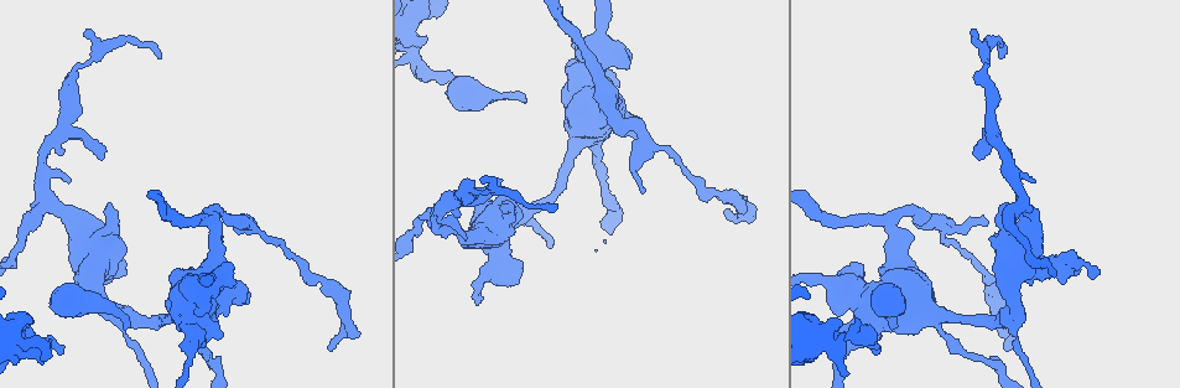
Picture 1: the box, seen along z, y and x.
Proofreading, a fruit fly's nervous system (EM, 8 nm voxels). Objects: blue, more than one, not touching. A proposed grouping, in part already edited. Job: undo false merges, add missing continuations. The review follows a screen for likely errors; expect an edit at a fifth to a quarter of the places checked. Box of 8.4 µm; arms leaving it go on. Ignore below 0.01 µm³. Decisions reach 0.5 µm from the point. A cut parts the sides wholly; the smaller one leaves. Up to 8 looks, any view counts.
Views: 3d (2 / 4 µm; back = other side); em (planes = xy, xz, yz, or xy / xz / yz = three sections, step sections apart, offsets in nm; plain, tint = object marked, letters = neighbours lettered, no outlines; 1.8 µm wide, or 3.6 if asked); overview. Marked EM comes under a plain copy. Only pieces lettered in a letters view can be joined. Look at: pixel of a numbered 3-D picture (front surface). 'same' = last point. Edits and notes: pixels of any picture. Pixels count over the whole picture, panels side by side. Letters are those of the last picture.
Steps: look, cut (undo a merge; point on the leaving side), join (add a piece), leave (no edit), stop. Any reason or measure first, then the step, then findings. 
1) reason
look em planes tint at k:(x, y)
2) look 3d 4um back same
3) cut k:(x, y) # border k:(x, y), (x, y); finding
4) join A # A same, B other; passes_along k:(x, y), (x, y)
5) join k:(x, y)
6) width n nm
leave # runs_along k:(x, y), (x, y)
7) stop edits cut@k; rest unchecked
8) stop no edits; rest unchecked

three-way junction
look em xy step 4 tint at 1:(848, 285)

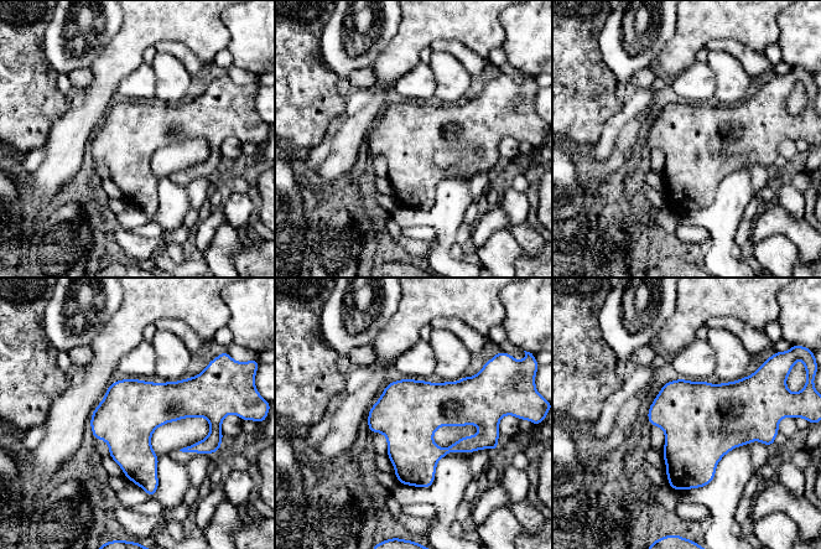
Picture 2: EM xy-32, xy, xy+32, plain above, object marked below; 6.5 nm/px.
look em xy step 4 letters same

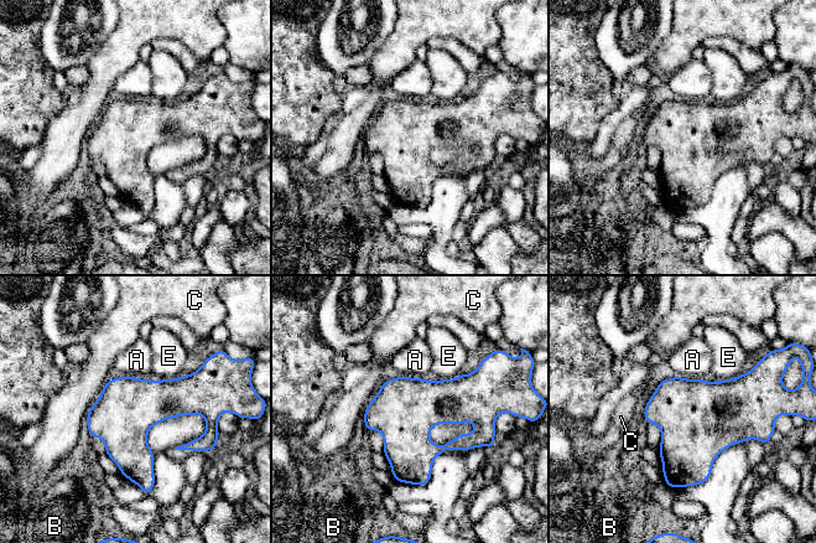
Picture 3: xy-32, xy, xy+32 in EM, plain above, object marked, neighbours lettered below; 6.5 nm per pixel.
longest_contact A 160 nm
leave # A other, B other, C other, E other; border 3:(677, 375), (685, 378), (701, 378); all the same cell

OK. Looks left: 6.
look em planes tint at 1:(895, 327)

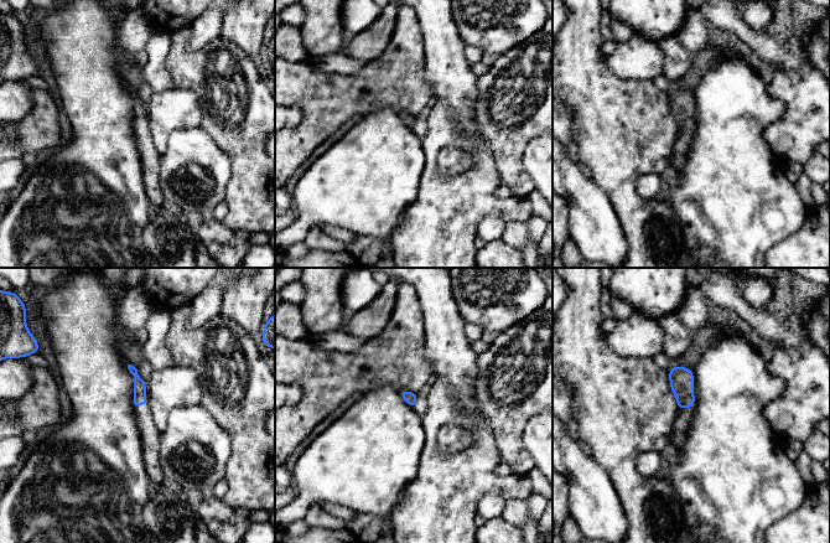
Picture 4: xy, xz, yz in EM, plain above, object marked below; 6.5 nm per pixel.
see the neighbours
look em planes letters same

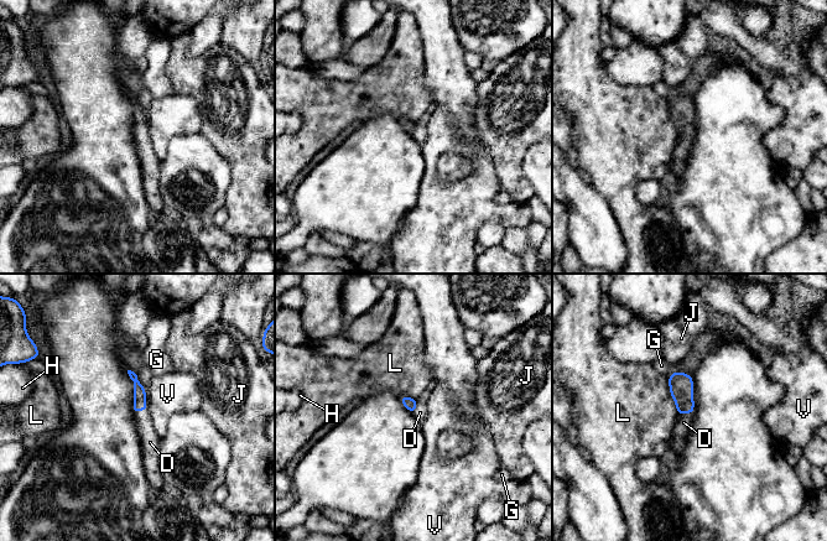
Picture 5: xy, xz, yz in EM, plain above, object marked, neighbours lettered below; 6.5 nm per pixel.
longest_contact L 260 nm
join 5:(684, 422) # D same, G other, H other, J other, L other, V other; passes_along 5:(681, 385), (685, 414), (684, 422); the cell continues

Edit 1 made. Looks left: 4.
thick turns thin
look em xz step 8 letters at 1:(853, 334)

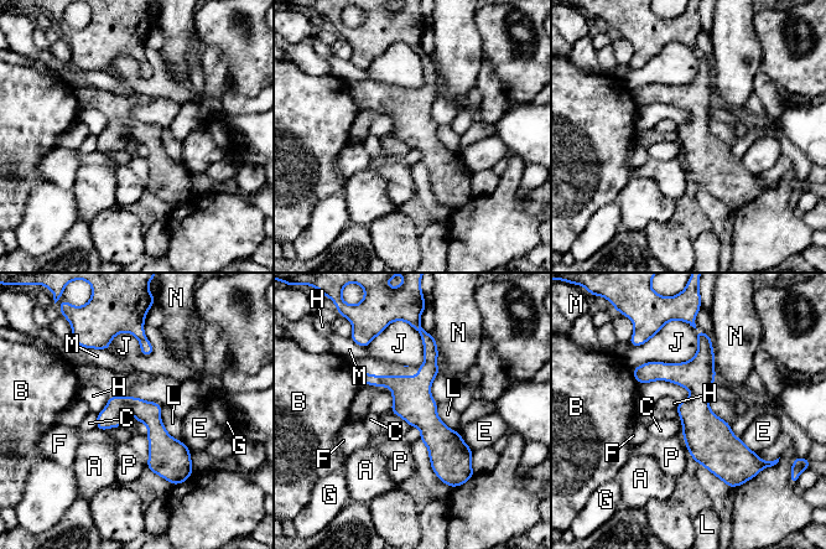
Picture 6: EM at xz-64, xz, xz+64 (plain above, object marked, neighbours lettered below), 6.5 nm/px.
leave # A other, B other, C other, E other, F other, G other, H other, J other, L other, M other, N other, P other; border 6:(639, 383), (669, 381), (691, 394); continuous, no second cell

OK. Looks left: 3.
narrows sharply
look em planes tint at 1:(86, 64)

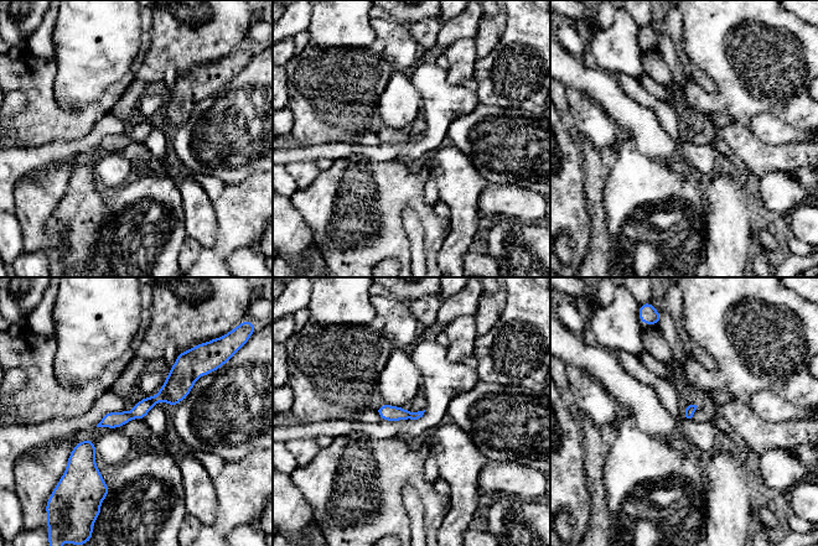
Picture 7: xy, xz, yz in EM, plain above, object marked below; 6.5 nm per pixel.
look em planes letters same

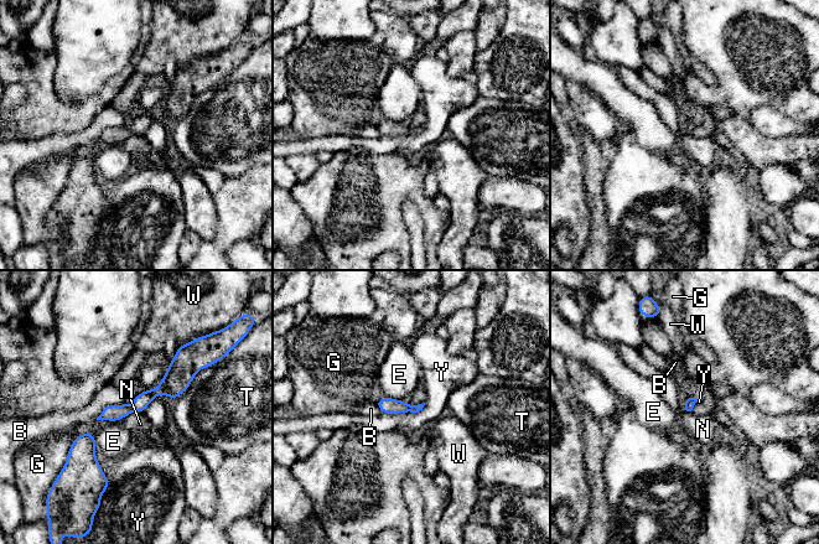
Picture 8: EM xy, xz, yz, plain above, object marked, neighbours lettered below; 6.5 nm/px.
width 60 nm
leave # B other, E other, G other, N other, T other, W other, Y other; border 8:(140, 412), (117, 420), (96, 419); one cell here

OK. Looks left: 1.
stop edits join@5; rest unchecked

